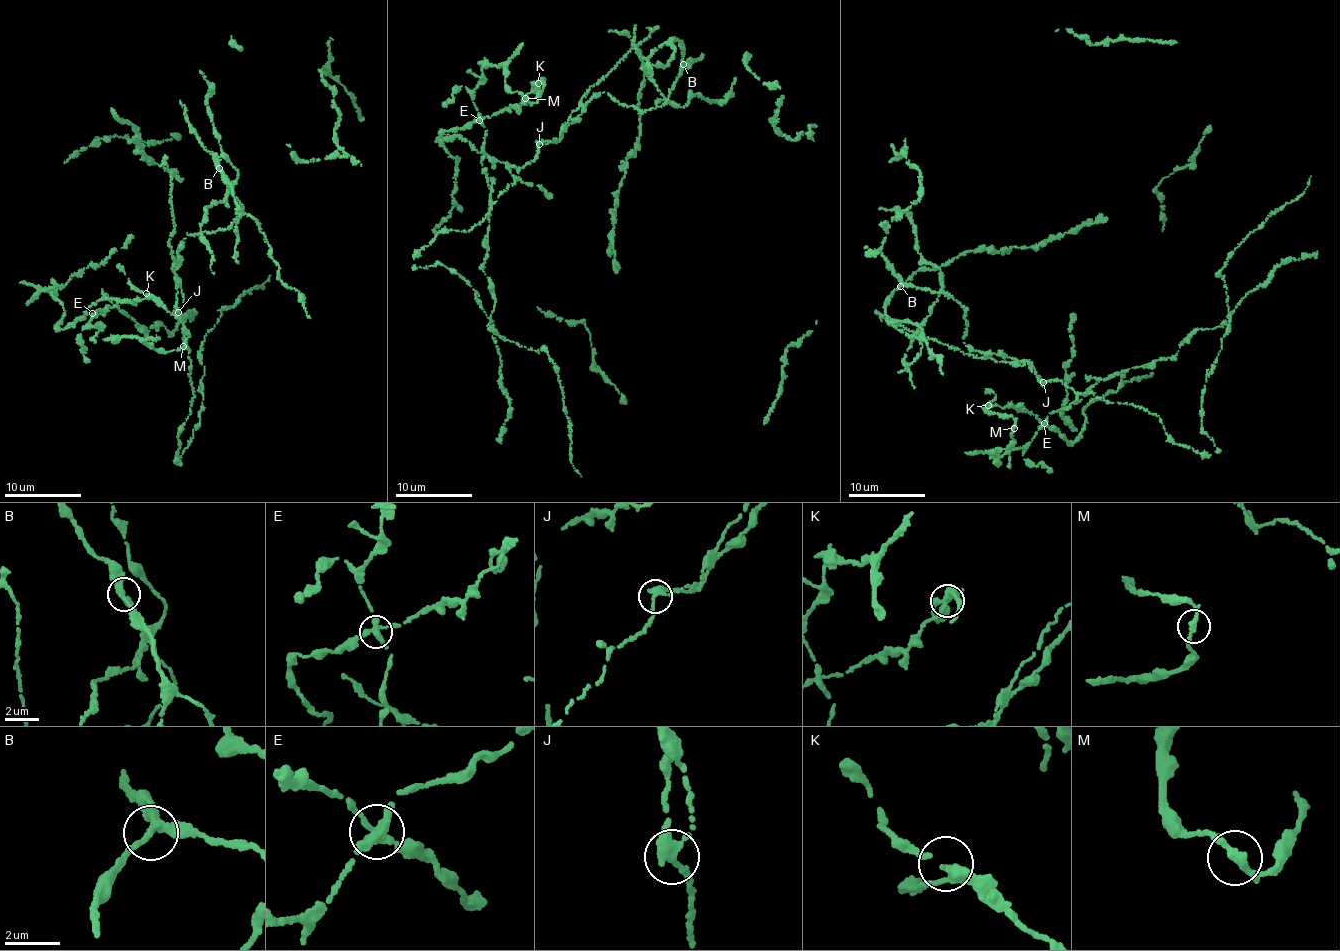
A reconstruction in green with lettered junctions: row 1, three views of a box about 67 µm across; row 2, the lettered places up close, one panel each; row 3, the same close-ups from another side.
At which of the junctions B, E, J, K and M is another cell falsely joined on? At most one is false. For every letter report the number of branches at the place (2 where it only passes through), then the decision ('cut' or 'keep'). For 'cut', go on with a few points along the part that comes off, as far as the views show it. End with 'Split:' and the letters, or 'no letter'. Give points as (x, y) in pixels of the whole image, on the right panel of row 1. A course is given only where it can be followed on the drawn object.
B: branches 3; keep
E: branches 3; keep
J: branches 3; cut; course (1043, 382), (1029, 364), (1012, 366), (992, 358), (968, 356), (910, 331), (876, 310)
K: branches 3; keep
M: branches 3; keep
Split: J

